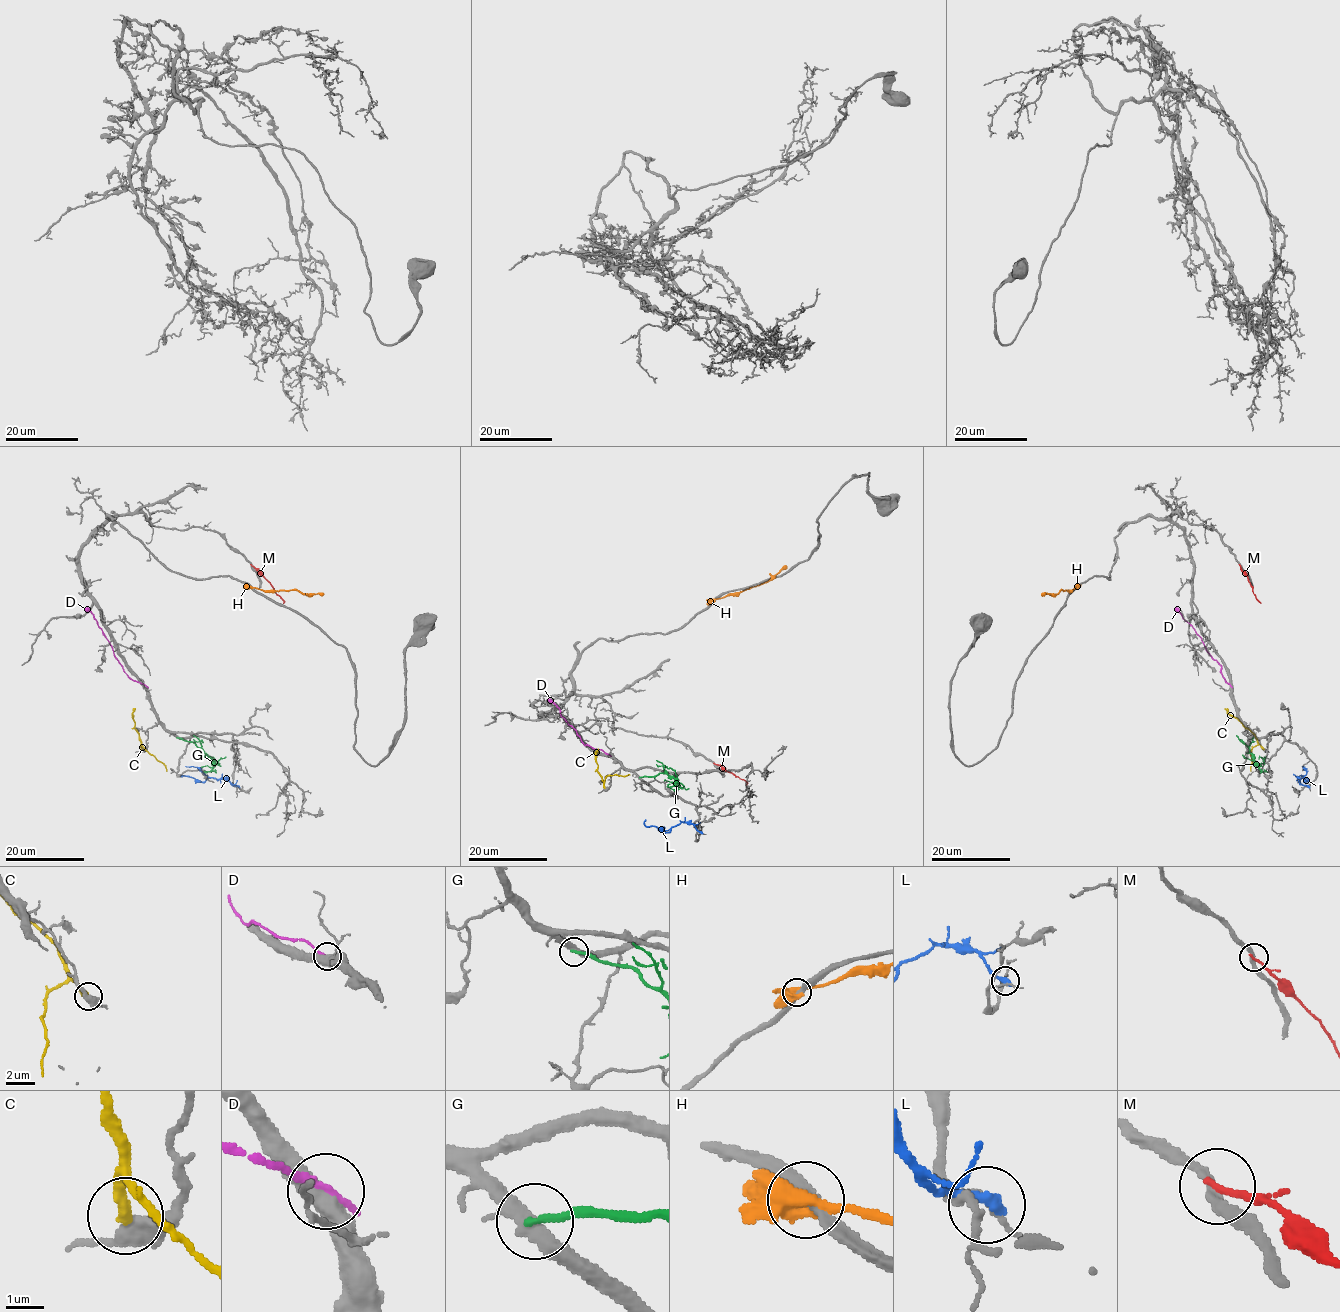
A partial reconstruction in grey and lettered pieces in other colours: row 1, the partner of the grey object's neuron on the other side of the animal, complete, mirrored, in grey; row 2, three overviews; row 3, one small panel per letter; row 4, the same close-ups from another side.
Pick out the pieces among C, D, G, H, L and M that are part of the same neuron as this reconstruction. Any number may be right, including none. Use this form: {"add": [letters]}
{"add": []}

